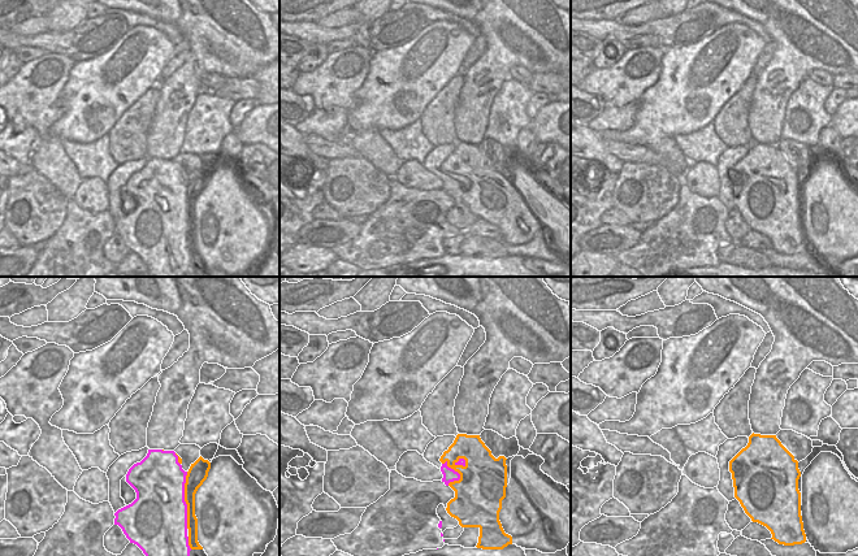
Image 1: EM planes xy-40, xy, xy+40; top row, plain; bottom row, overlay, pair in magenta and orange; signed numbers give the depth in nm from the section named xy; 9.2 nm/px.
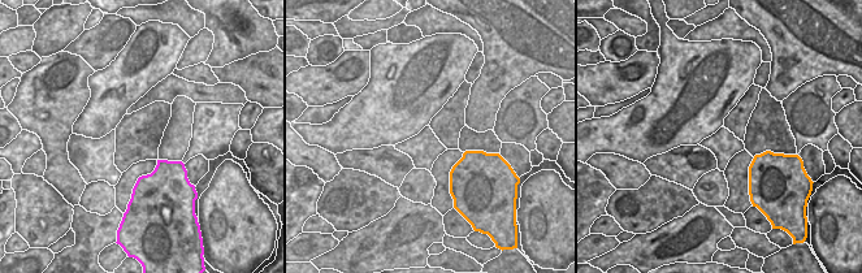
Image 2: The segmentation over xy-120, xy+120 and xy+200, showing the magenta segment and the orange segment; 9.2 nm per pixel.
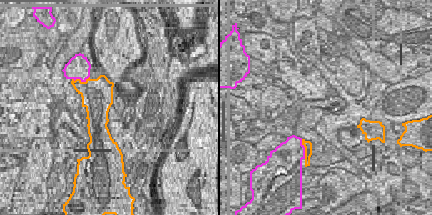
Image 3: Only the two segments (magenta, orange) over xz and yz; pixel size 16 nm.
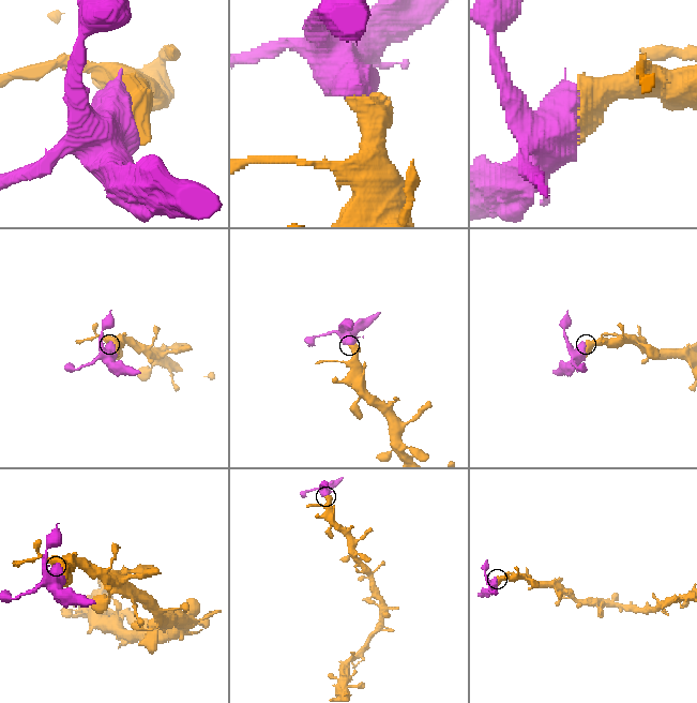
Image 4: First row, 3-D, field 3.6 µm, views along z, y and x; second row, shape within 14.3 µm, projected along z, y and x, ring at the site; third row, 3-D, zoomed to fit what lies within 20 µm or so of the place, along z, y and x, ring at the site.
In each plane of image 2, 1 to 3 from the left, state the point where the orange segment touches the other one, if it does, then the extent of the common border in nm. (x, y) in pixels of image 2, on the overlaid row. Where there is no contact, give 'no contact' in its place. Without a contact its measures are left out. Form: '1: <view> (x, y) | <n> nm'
1: no contact
2: no contact
3: no contact

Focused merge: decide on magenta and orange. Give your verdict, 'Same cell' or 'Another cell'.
Same cell

